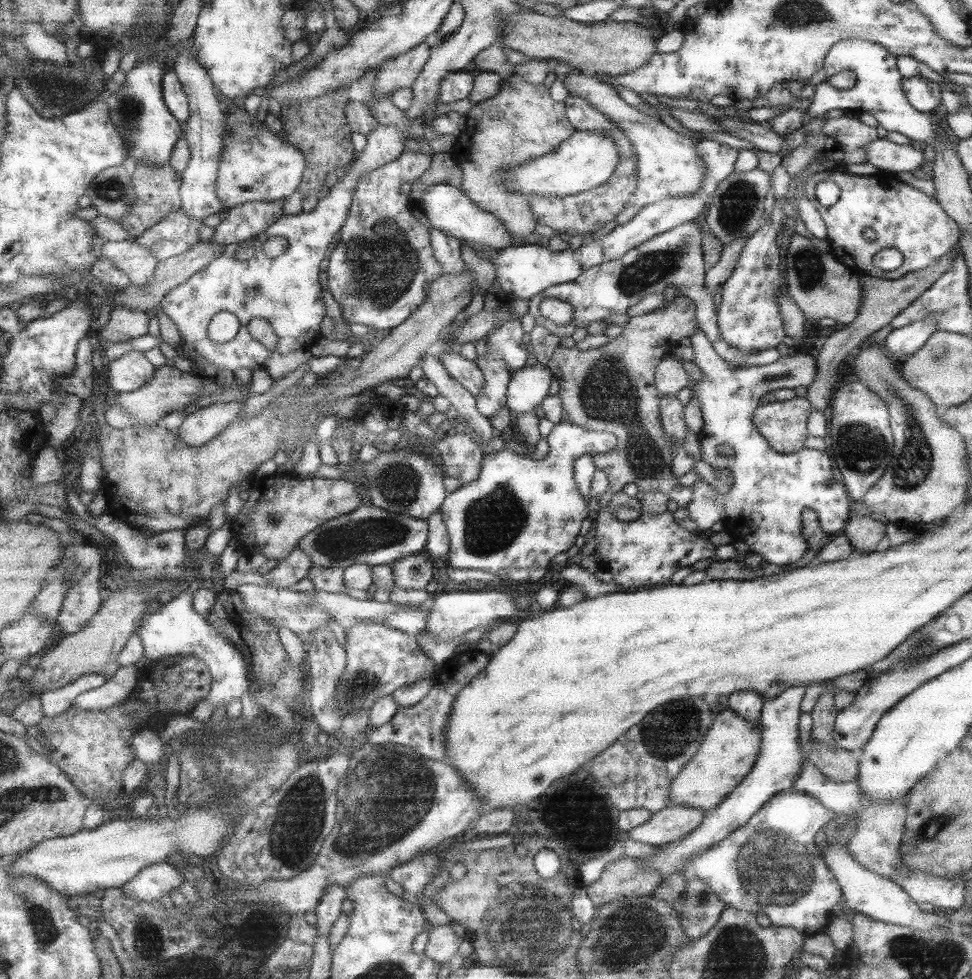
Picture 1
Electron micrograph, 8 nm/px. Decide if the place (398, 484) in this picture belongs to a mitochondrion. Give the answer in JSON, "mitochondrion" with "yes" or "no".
{"mitochondrion":"yes"}

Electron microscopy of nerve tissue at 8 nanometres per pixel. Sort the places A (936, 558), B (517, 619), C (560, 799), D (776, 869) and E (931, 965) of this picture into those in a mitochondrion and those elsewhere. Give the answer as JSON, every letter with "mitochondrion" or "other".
{"A":"other","B":"other","C":"other","D":"mitochondrion","E":"mitochondrion"}

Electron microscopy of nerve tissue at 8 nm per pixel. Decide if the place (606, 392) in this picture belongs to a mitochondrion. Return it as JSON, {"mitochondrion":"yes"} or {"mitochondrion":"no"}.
{"mitochondrion":"yes"}

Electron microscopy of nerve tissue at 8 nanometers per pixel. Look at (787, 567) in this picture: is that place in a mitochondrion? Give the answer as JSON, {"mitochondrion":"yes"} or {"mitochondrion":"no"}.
{"mitochondrion":"no"}

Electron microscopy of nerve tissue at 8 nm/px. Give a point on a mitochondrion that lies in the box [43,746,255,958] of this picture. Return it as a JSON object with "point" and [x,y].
{"point":[144,928]}

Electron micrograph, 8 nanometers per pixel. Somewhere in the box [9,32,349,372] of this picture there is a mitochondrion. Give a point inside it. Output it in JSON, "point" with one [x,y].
{"point":[41,84]}

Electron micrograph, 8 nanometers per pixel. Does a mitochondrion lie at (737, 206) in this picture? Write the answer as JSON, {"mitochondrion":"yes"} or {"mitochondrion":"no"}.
{"mitochondrion":"yes"}

